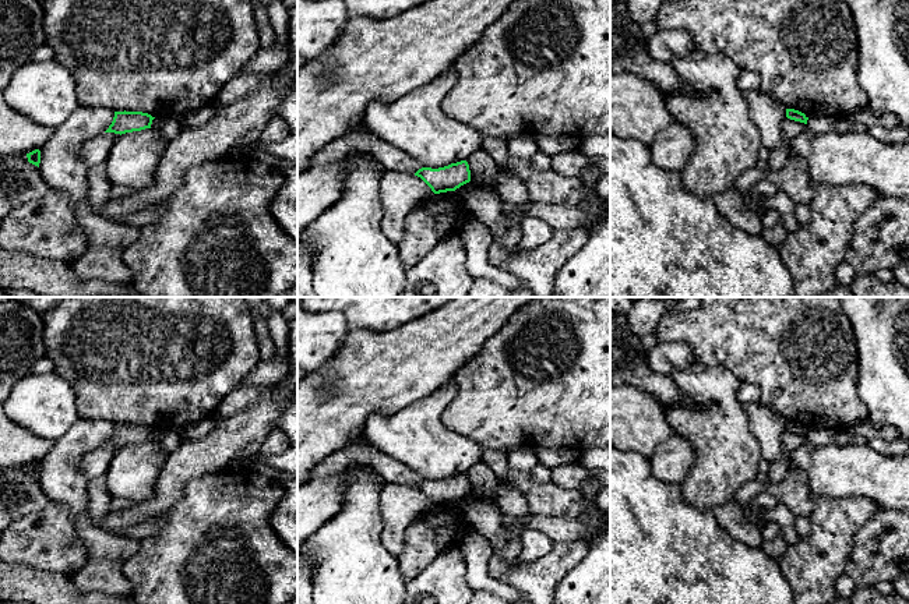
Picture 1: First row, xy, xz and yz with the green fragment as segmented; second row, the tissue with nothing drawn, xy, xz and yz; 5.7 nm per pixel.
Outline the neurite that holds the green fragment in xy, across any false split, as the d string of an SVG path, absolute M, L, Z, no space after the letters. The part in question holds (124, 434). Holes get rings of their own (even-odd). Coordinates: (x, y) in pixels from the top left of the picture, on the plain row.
M114 424L112 437L105 445L126 446L151 441L152 430L142 424Z

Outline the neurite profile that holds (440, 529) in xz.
M455 504L433 505L417 516L405 531L405 550L397 555L404 579L415 579L441 552L459 547L468 527L468 520Z

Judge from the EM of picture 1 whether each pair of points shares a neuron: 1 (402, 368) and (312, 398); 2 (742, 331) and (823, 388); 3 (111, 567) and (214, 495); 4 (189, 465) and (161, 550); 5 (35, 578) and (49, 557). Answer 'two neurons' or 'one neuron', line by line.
1: one neuron
2: one neuron
3: two neurons
4: two neurons
5: two neurons

